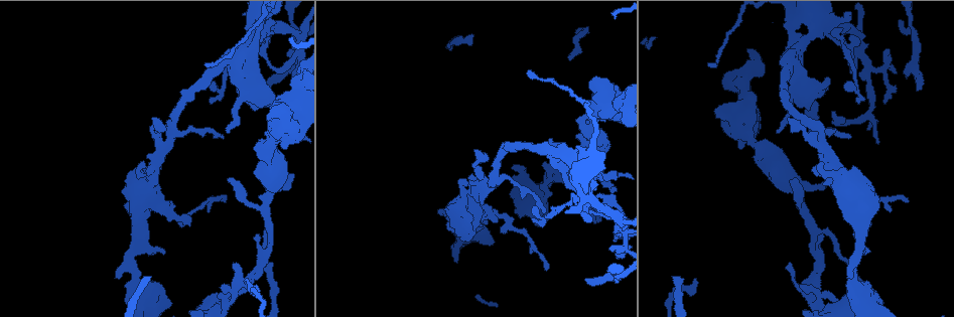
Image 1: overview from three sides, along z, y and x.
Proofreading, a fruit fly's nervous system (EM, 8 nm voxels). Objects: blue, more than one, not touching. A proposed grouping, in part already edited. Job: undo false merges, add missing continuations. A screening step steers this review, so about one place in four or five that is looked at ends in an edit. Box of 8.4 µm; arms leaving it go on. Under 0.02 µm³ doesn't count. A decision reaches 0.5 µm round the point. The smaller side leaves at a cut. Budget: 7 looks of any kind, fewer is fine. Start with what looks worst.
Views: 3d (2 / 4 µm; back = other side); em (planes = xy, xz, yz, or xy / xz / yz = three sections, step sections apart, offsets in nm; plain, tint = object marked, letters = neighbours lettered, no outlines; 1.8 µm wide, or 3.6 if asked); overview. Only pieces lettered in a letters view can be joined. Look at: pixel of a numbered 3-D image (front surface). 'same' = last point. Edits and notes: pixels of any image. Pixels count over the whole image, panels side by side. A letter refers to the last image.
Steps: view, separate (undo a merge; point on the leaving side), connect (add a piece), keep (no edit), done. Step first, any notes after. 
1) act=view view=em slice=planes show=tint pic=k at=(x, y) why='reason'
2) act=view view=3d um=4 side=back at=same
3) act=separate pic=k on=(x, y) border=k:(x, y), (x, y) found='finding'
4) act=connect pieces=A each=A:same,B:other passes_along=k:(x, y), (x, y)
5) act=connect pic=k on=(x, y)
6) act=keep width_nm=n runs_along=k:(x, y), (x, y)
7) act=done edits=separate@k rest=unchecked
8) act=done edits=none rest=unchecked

act=view view=3d um=4 pic=1 at=(555, 179) why='sudden change in width'

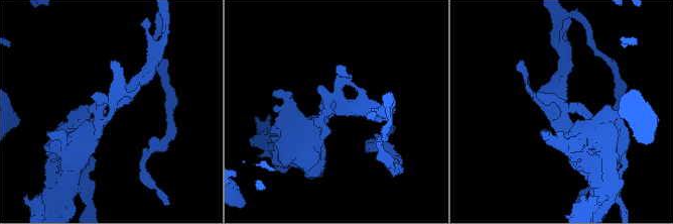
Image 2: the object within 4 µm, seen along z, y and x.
act=view view=em slice=planes show=letters pic=2 at=(112, 110)

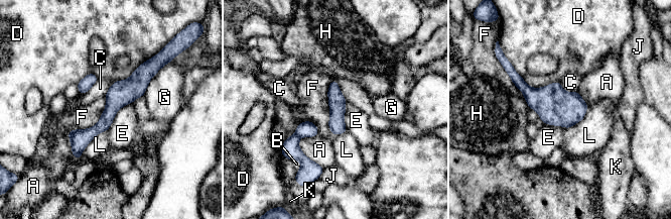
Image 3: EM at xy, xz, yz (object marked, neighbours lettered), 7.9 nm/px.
act=keep longest_contact=F:440nm each=A:other,B:other,C:other,D:other,E:other,F:other,G:other,H:other,J:other,K:other,L:other border=3:(330, 81), (327, 104), (332, 134) found='all the same neuron'

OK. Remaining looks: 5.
act=view view=em slice=xz step=8 show=letters pic=1 at=(741, 130) why='thick turns thin'

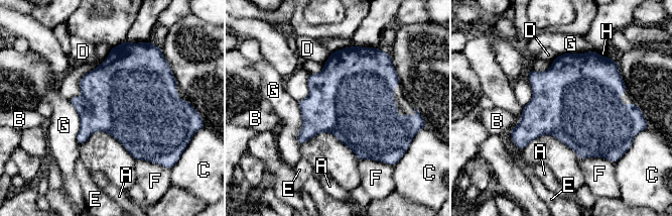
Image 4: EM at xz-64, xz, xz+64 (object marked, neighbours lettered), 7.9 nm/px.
act=view view=em slice=planes show=letters at=same

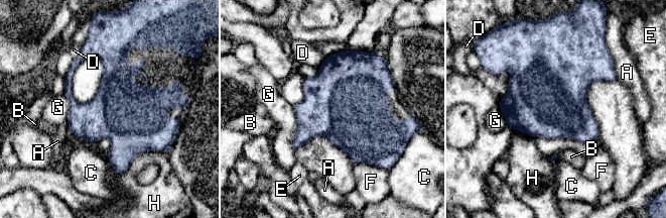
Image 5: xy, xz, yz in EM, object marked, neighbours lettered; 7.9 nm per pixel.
act=keep each=A:other,B:other,C:other,D:other,E:other,F:other,G:other,H:other border=5:(291, 106), (295, 148) found='all the same neuron'

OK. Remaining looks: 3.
act=view view=3d um=2 pic=1 at=(556, 151) why='branch point'

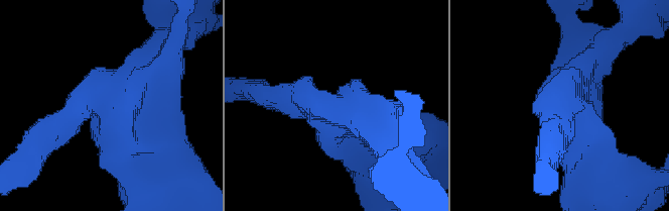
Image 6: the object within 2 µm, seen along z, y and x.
act=view view=em slice=yz step=8 show=letters pic=6 at=(568, 105) arms=3 arm_widths_nm=220,300,440

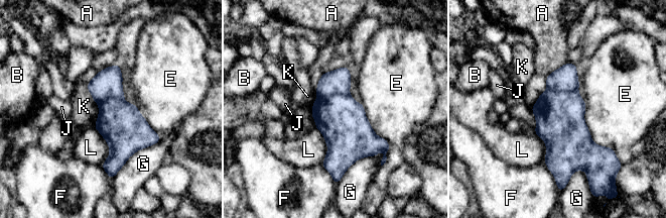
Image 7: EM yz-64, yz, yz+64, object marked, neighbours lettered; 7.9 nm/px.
act=separate pic=7 on=(343, 122) longest_contact=G:500nm each=A:other,B:other,E:other,F:other,G:other,J:other,K:other,L:other border=7:(349, 93), (317, 96) found='two neurons meet here'

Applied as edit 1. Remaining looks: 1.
act=done edits=separate@7 rest=unchecked

